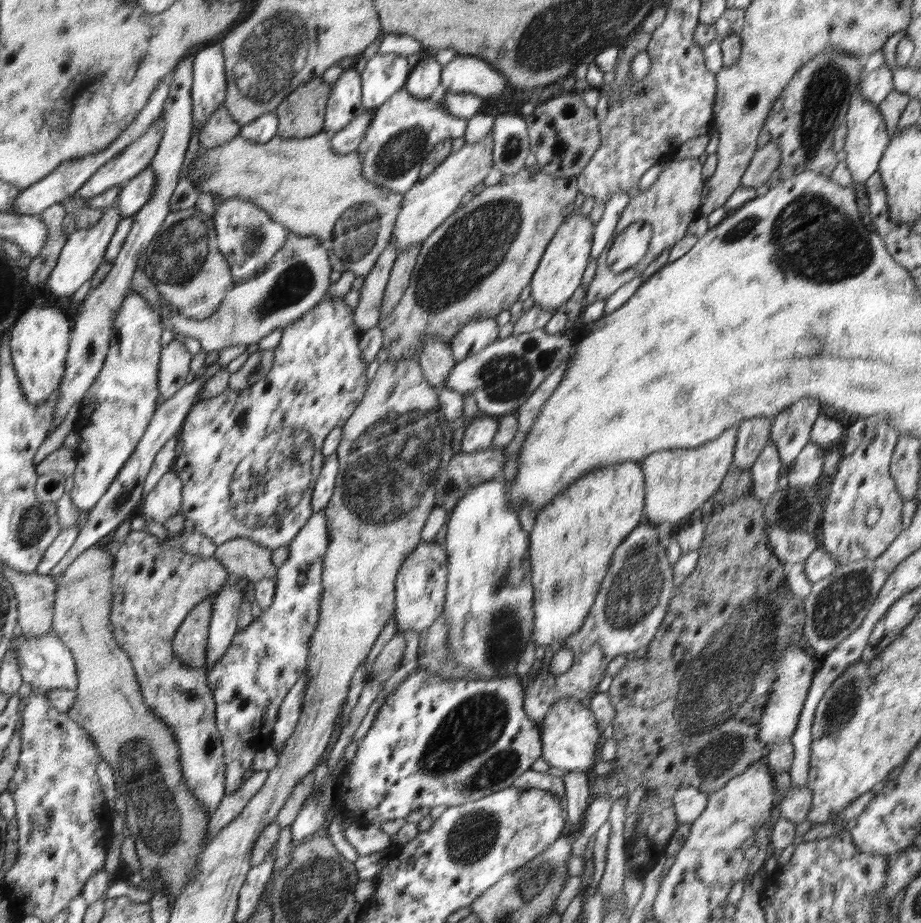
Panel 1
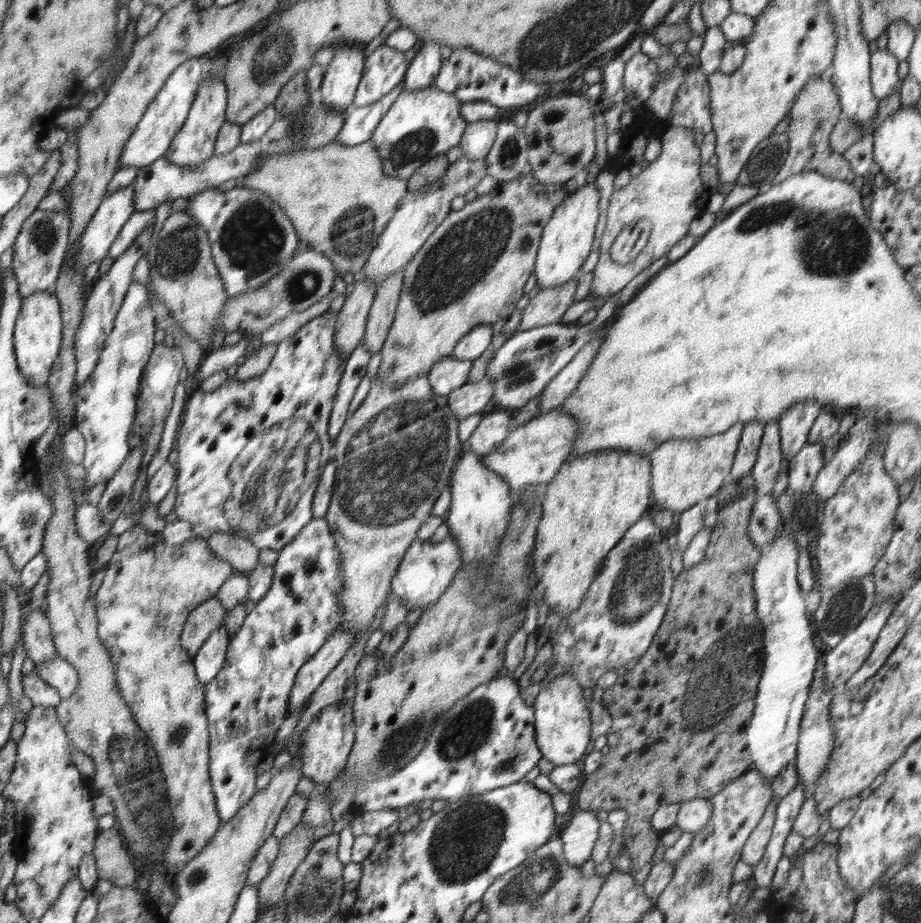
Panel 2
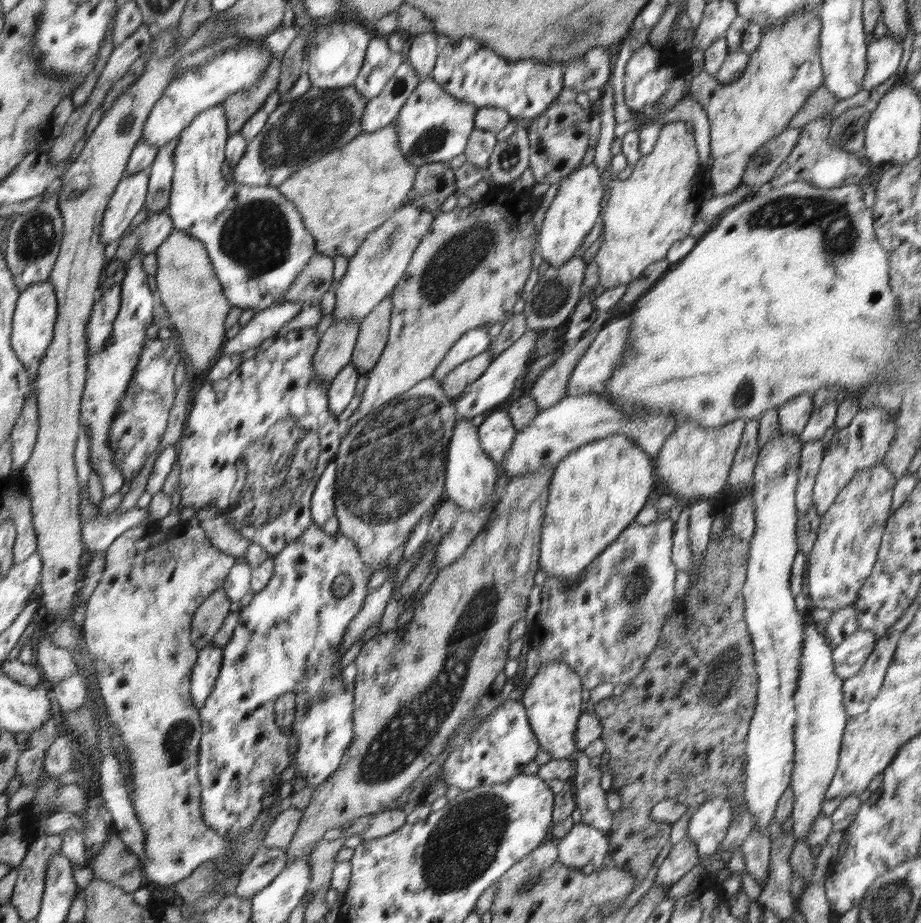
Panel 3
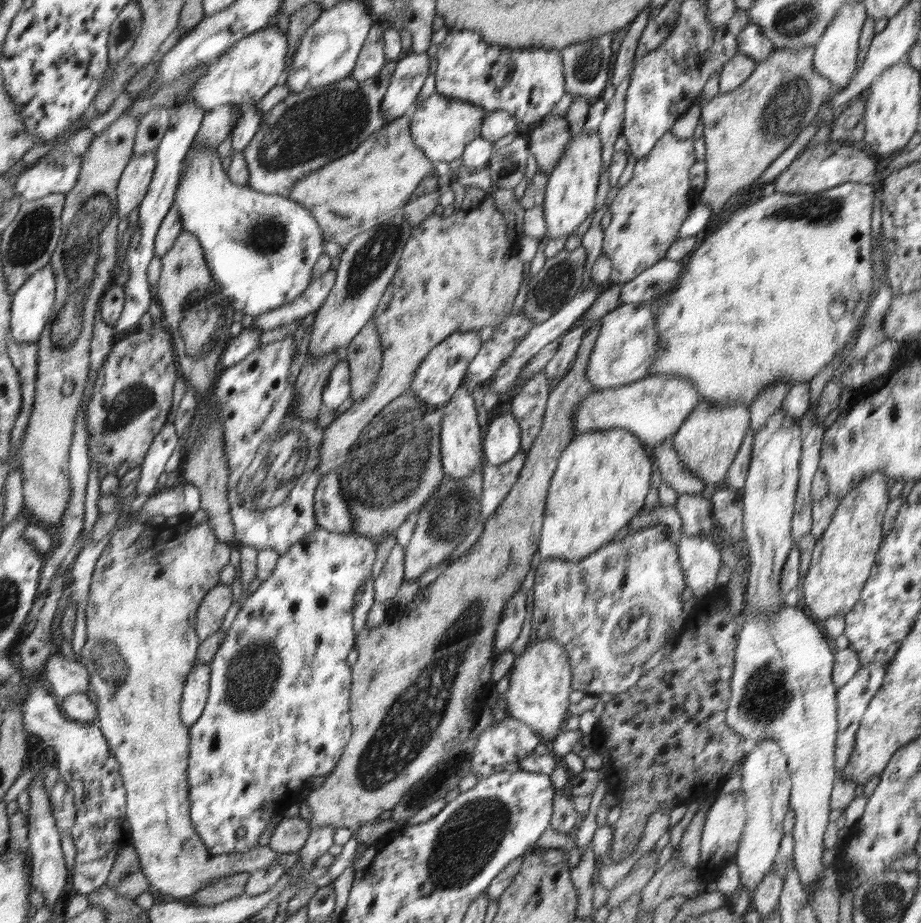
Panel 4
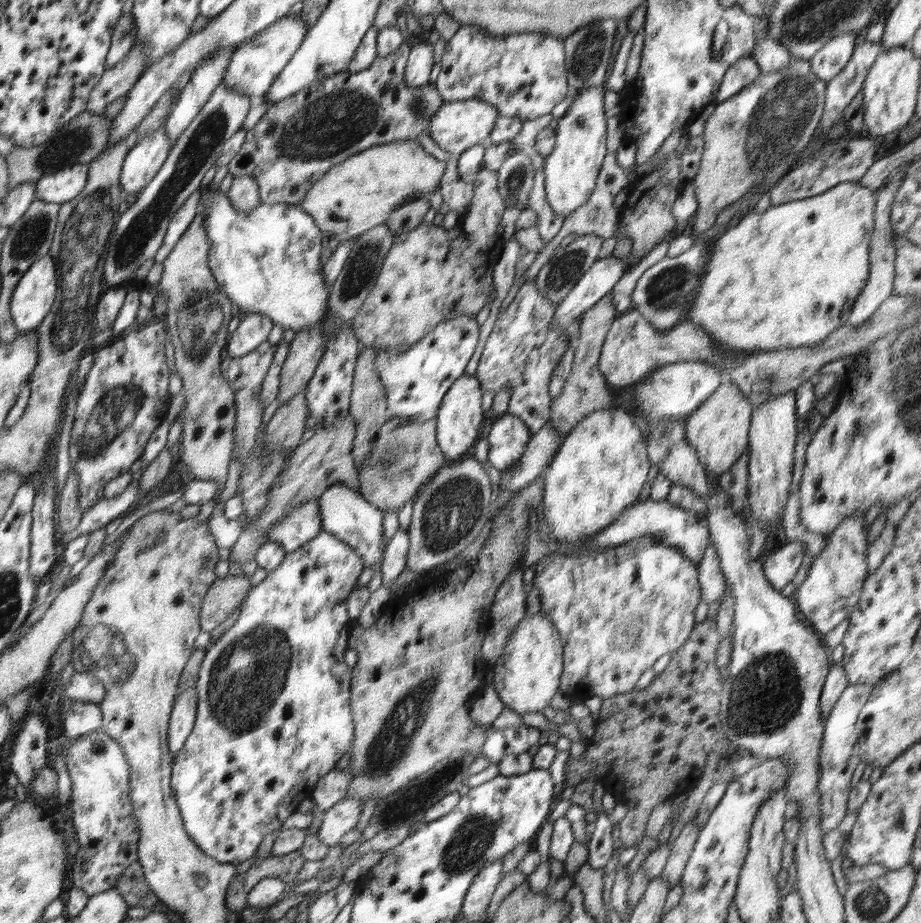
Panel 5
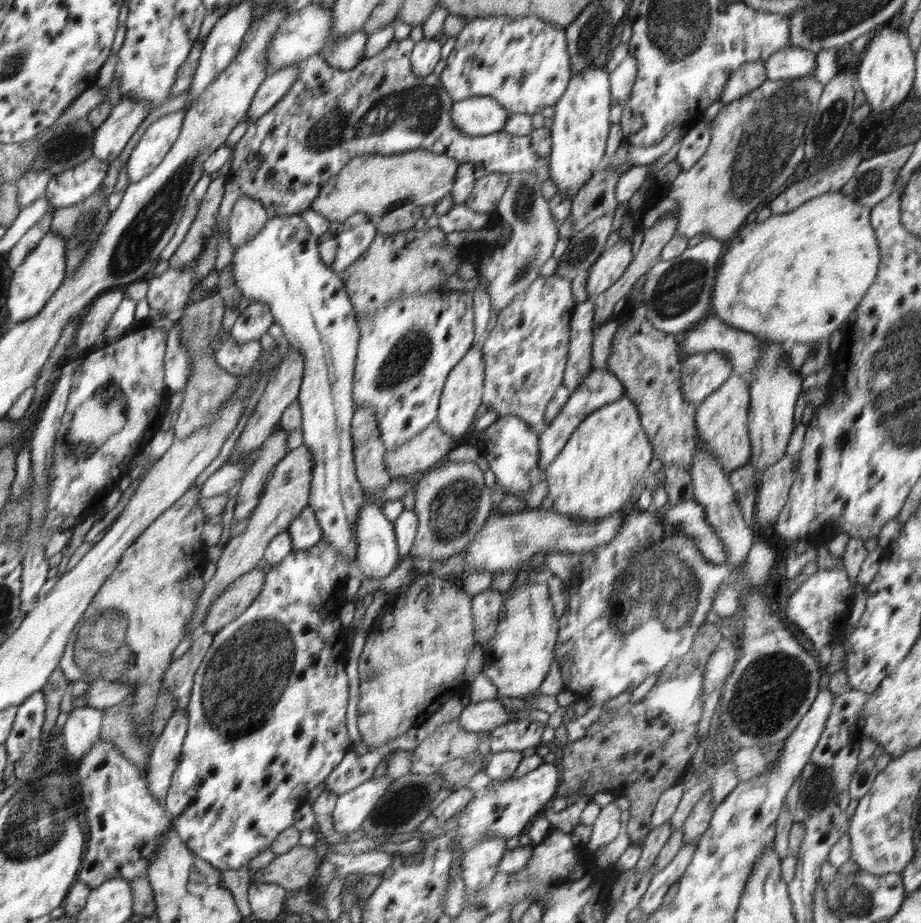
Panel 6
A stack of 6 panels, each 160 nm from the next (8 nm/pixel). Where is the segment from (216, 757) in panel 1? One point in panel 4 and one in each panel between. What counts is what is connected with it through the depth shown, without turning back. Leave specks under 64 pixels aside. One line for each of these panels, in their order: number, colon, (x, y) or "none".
2: (145, 599)
3: (138, 619)
4: (141, 642)

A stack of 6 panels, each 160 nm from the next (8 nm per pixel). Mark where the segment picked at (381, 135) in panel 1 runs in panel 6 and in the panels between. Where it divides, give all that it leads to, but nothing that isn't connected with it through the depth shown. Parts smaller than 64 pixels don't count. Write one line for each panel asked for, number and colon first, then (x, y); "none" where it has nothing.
2: (422, 124)
3: (432, 126)
4: (442, 127)
5: (457, 125)
6: (476, 116)

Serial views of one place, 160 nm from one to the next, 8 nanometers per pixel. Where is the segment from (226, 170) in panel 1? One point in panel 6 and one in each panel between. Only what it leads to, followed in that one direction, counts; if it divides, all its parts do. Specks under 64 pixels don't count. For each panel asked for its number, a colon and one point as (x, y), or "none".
2: (338, 198)
3: (347, 194)
4: (358, 191)
5: (362, 192)
6: (375, 184)

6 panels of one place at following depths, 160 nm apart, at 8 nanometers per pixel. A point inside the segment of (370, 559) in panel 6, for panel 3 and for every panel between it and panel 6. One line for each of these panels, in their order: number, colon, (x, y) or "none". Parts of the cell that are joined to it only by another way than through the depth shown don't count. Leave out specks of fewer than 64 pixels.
3: (322, 502)
4: (331, 511)
5: (344, 512)

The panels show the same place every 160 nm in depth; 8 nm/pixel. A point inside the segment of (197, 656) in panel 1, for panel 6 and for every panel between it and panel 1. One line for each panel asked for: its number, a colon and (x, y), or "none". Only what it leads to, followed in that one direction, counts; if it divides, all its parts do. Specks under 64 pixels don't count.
2: (210, 615)
3: (213, 612)
4: (218, 600)
5: (226, 595)
6: (237, 598)

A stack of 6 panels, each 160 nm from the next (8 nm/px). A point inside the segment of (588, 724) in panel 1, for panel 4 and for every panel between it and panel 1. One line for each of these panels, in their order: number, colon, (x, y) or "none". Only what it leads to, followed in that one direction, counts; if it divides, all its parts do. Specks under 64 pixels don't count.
2: (563, 727)
3: (553, 698)
4: (540, 679)

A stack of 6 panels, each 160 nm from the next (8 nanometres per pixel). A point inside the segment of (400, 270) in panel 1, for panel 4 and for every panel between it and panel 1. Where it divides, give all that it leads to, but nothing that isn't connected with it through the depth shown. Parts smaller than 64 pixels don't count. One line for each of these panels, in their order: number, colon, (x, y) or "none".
2: (381, 315)
3: (374, 329)
4: (364, 355)

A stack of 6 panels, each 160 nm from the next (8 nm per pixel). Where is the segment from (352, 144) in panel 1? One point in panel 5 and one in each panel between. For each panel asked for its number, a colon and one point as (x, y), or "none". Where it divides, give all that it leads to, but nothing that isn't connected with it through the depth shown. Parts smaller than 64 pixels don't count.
2: (360, 122)
3: (380, 111)
4: (411, 71)
5: (419, 64)

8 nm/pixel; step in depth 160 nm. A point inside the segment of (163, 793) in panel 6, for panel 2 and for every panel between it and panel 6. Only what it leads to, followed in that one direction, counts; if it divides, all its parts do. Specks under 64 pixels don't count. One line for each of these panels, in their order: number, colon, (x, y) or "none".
2: (209, 661)
3: (204, 676)
4: (197, 692)
5: (183, 718)

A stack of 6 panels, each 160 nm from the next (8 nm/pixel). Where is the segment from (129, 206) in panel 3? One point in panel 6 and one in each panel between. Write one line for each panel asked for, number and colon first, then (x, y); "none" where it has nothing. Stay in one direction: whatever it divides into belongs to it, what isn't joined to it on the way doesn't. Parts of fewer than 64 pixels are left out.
4: (134, 183)
5: (143, 161)
6: (159, 137)

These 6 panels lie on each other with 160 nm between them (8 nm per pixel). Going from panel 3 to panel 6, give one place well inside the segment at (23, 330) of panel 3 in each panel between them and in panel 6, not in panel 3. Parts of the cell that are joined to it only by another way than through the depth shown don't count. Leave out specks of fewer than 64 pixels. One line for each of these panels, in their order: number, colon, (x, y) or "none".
4: (32, 308)
5: (36, 293)
6: (34, 283)

